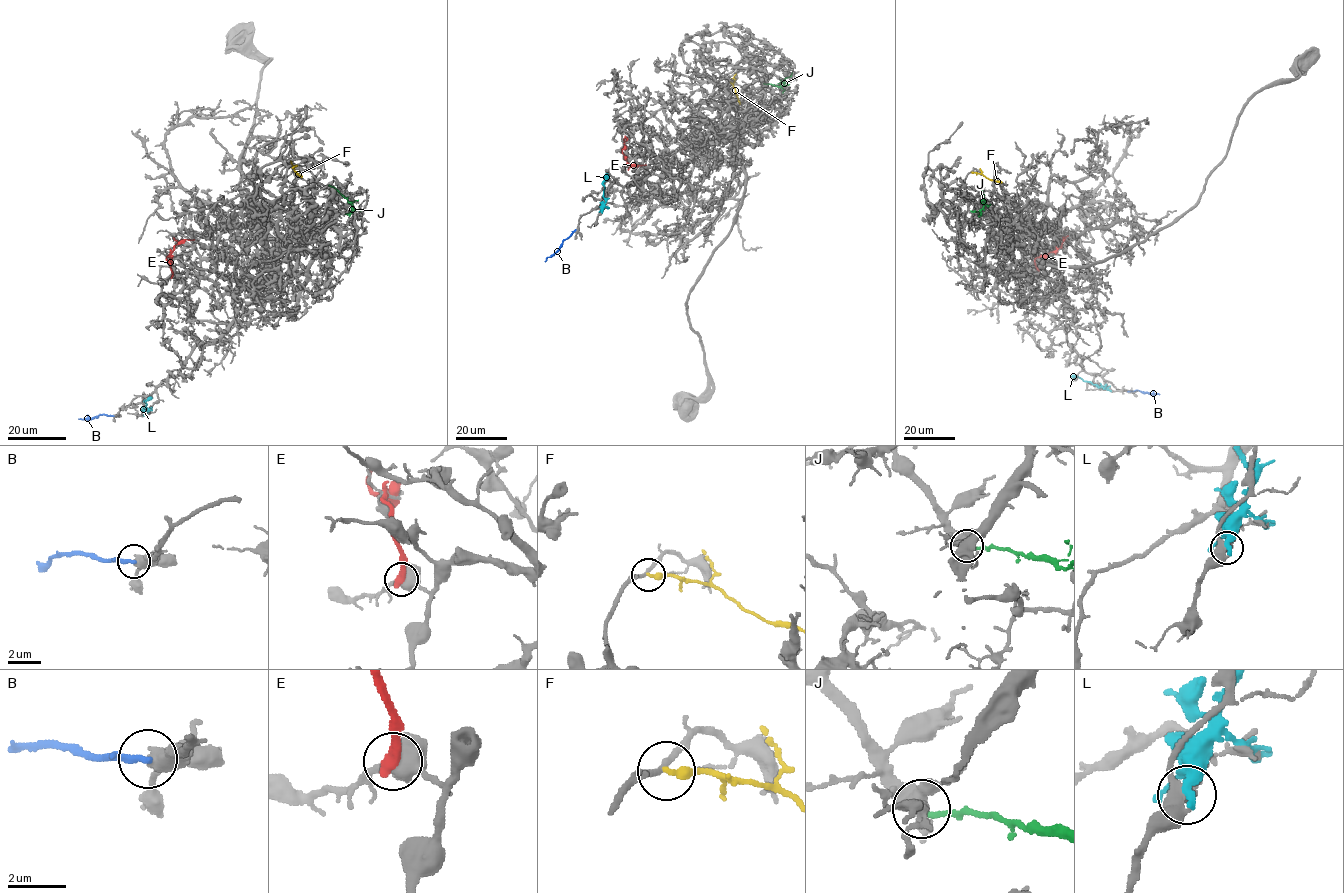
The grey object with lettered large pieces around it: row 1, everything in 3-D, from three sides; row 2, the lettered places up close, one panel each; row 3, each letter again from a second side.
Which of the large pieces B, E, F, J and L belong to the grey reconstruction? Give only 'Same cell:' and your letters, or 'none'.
Same cell: none

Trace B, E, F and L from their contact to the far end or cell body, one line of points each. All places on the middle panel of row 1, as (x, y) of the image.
B: (575, 230), (544, 261)
E: (627, 139), (625, 137), (621, 150), (625, 159), (630, 164), (646, 164)
F: (736, 73), (733, 87), (740, 104)
L: (602, 211), (605, 200), (602, 182), (607, 173)

